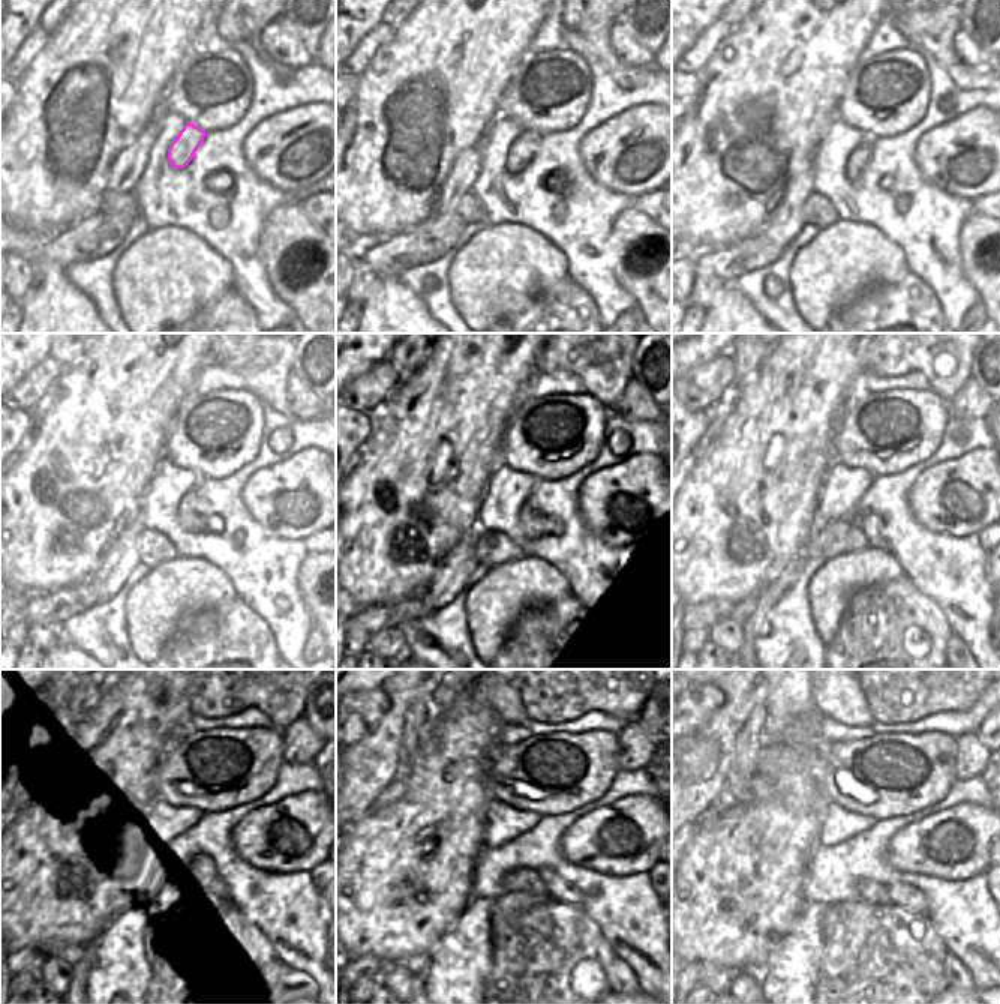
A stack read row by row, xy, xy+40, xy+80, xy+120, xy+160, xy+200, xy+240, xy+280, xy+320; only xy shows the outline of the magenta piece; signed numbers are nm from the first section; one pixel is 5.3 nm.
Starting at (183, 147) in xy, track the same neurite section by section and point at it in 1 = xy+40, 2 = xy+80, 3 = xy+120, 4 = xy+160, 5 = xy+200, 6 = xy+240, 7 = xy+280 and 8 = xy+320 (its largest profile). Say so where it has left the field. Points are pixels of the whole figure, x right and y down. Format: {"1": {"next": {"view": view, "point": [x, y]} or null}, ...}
{"1": {"next": {"view": "xy+40", "point": [522, 150]}}, "2": {"next": {"view": "xy+80", "point": [858, 159]}}, "3": {"next": {"view": "xy+120", "point": [191, 521]}}, "4": {"next": {"view": "xy+160", "point": [534, 526]}}, "5": {"next": {"view": "xy+200", "point": [871, 526]}}, "6": {"next": {"view": "xy+240", "point": [210, 877]}}, "7": {"next": {"view": "xy+280", "point": [558, 890]}}, "8": {"next": {"view": "xy+320", "point": [898, 893]}}}

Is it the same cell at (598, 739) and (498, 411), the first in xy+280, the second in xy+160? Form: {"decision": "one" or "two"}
{"decision": "two"}

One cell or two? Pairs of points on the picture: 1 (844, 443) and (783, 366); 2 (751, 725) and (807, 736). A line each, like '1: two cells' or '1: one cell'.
1: two cells
2: two cells

